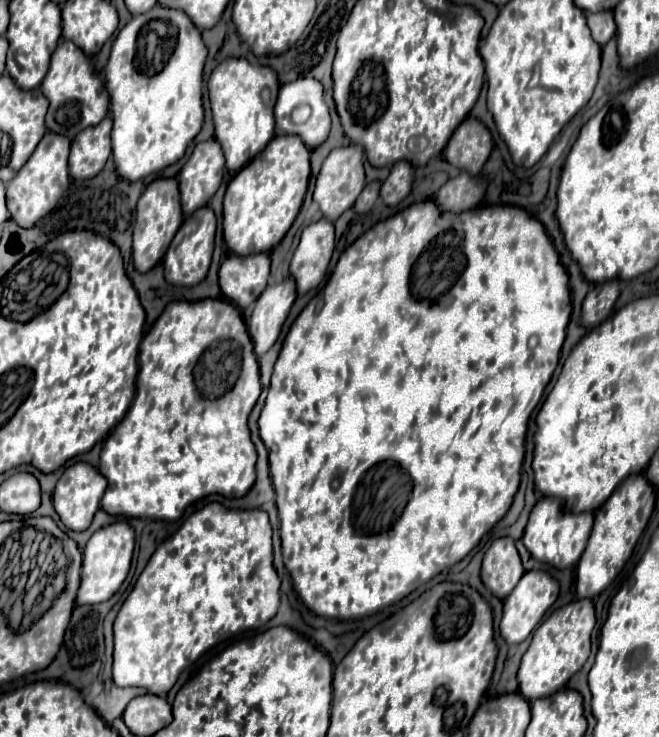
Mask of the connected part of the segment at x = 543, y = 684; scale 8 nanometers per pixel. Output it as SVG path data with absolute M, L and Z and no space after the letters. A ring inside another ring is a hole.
M590 599L572 601L558 611L554 611L534 633L528 651L522 657L518 671L520 693L532 701L536 697L548 697L566 687L568 679L580 671L590 655L590 635L594 629L594 605Z

